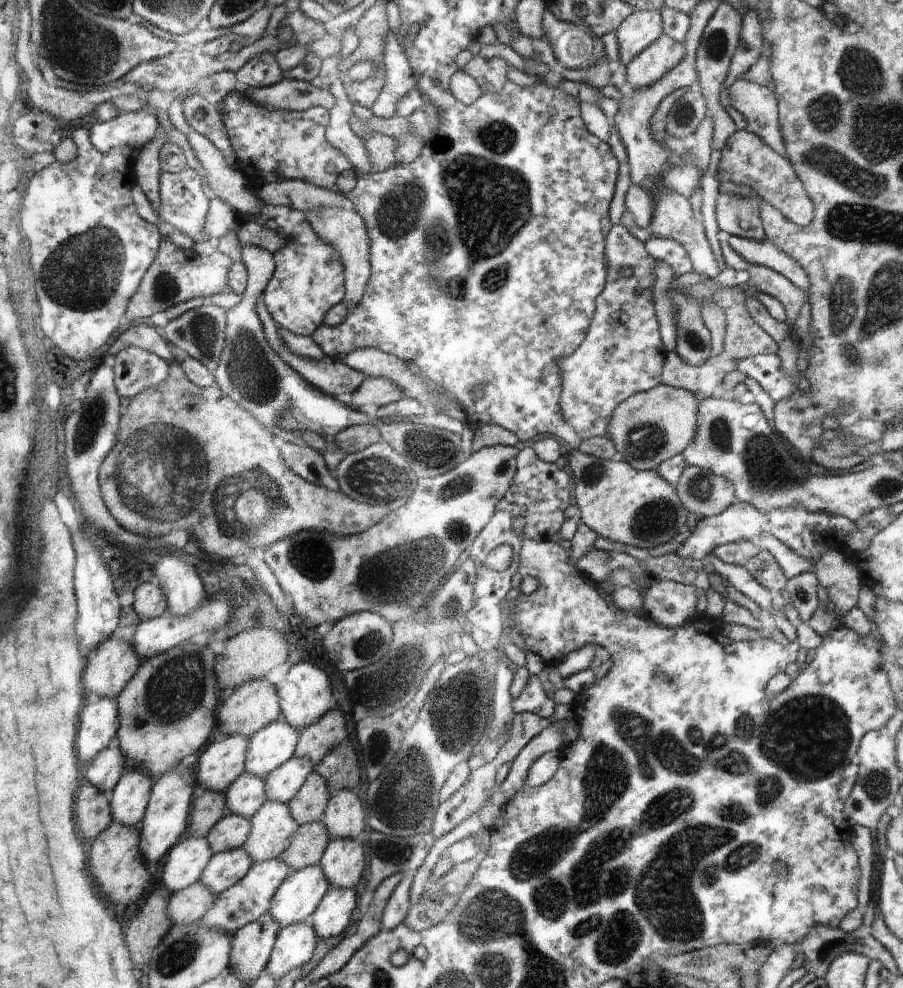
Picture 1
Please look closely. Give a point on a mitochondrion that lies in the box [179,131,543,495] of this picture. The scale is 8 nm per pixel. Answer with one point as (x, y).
(254, 376)

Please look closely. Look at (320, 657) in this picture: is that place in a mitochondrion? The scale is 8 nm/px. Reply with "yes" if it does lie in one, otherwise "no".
no

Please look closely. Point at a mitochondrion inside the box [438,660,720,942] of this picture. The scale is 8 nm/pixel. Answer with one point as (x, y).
(669, 680)

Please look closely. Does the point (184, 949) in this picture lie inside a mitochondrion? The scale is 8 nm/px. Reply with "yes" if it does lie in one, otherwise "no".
yes

